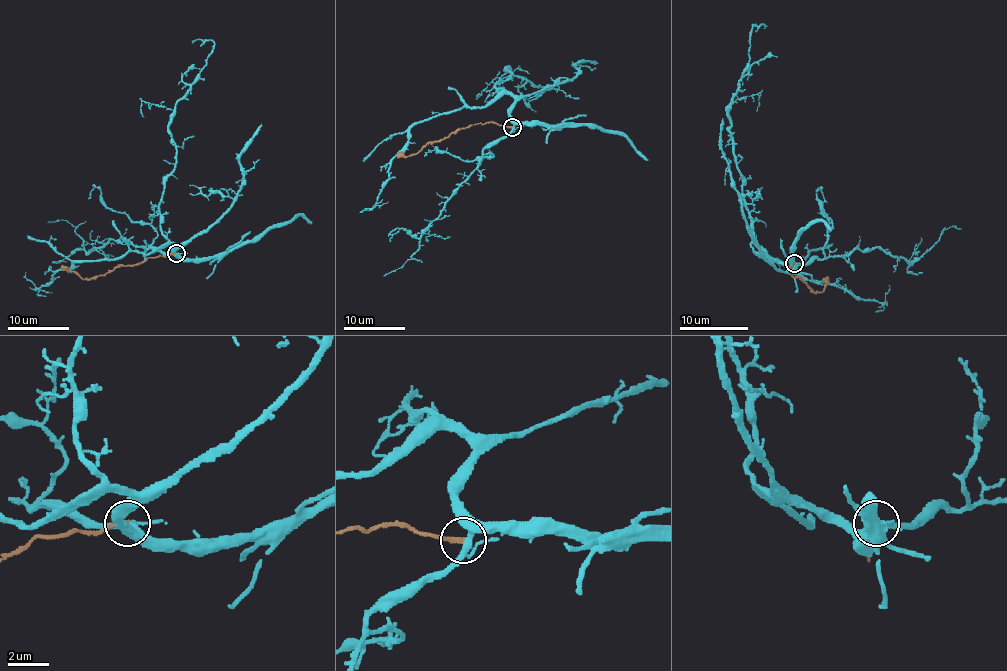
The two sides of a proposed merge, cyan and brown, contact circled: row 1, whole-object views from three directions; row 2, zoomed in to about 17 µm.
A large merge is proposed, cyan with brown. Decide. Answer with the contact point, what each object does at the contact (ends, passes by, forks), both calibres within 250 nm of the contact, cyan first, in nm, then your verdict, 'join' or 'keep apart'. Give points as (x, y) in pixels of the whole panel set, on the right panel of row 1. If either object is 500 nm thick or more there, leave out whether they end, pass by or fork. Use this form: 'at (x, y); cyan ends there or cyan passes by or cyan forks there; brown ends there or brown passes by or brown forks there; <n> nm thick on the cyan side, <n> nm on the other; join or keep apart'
at (794, 263); cyan forks there; brown ends there; 240 nm thick on the cyan side, 220 nm on the other; keep apart

